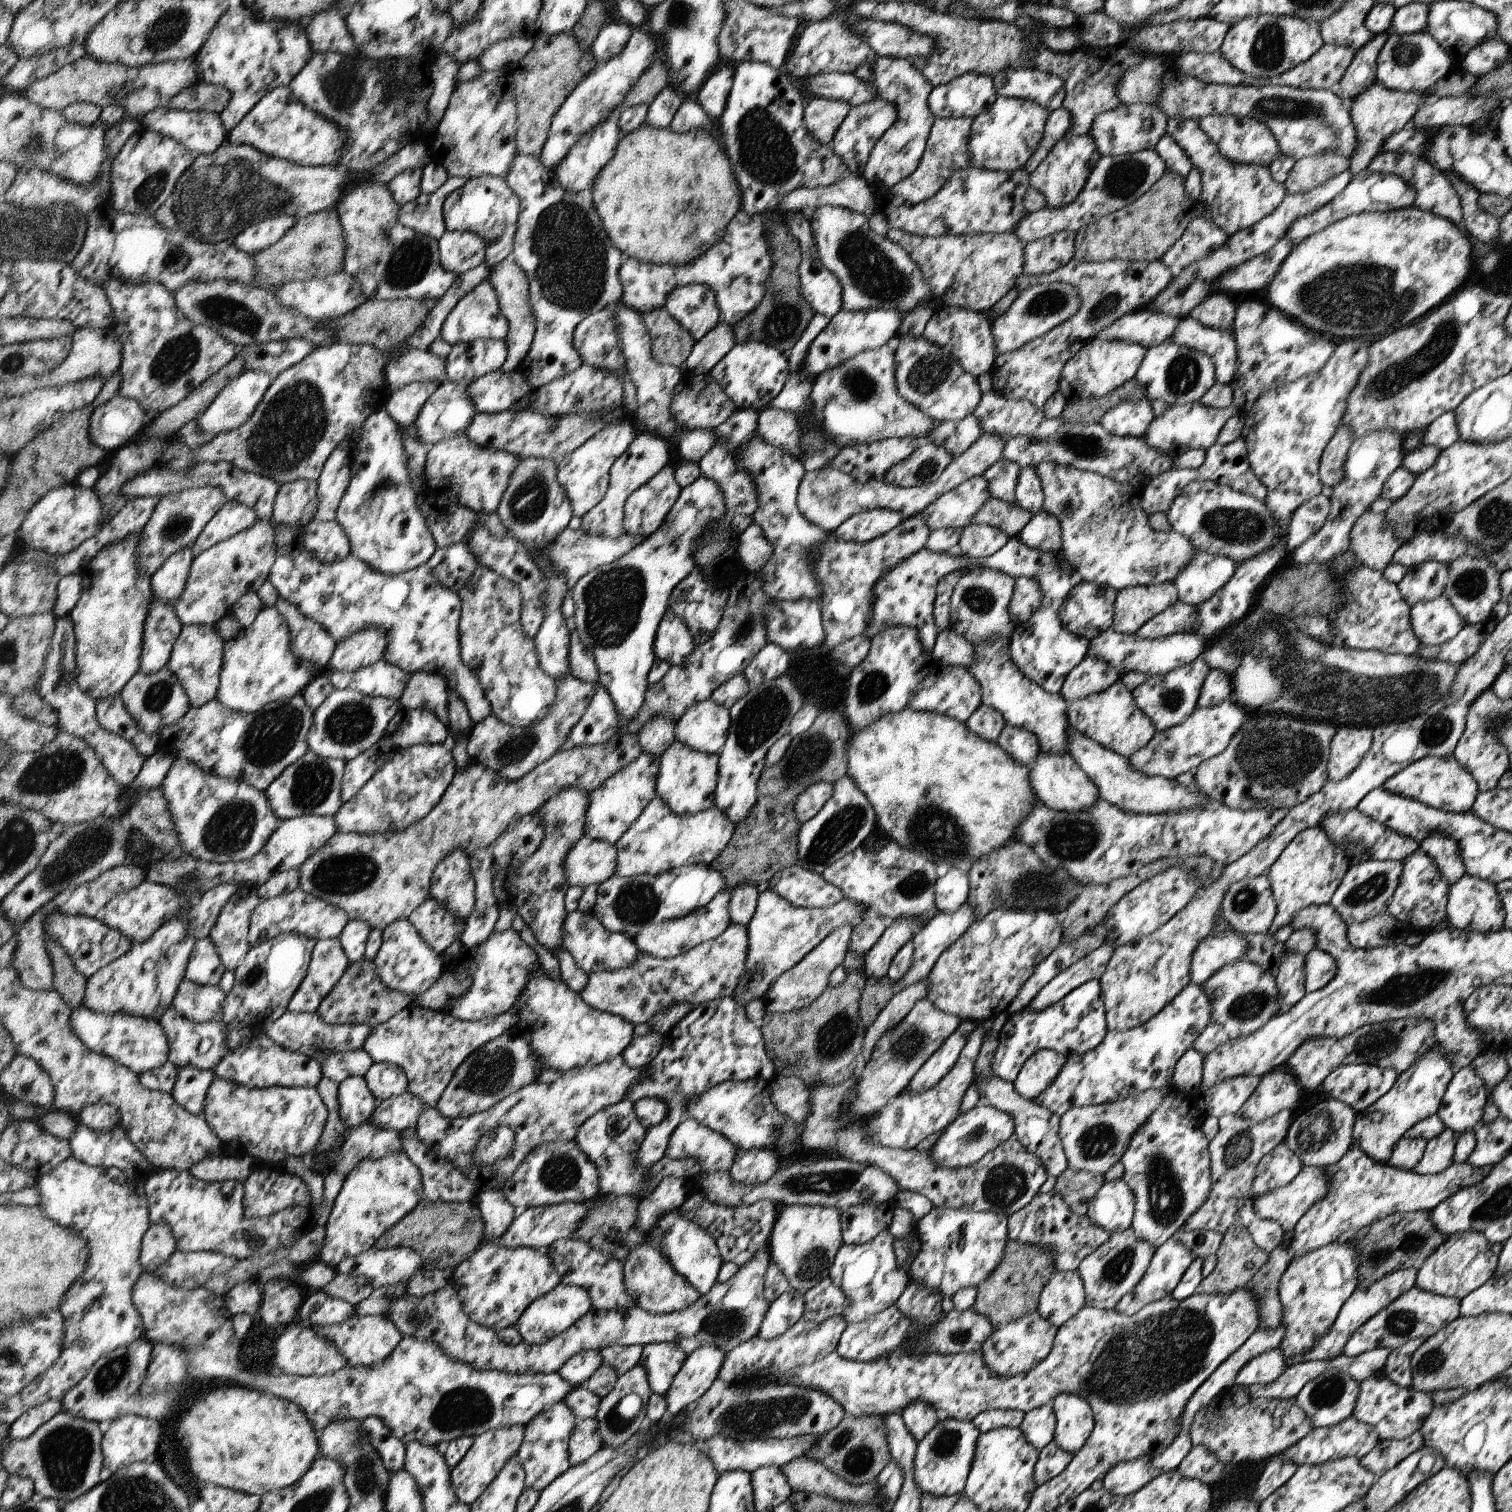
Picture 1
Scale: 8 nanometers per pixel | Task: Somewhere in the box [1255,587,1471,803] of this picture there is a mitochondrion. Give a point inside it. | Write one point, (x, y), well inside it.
(1436, 731)

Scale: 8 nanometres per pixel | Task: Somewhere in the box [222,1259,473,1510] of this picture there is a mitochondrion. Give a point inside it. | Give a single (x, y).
(369, 1479)

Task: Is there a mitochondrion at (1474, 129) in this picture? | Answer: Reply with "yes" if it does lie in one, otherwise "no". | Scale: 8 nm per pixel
no

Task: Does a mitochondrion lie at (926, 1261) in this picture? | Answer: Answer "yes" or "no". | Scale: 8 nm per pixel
no

